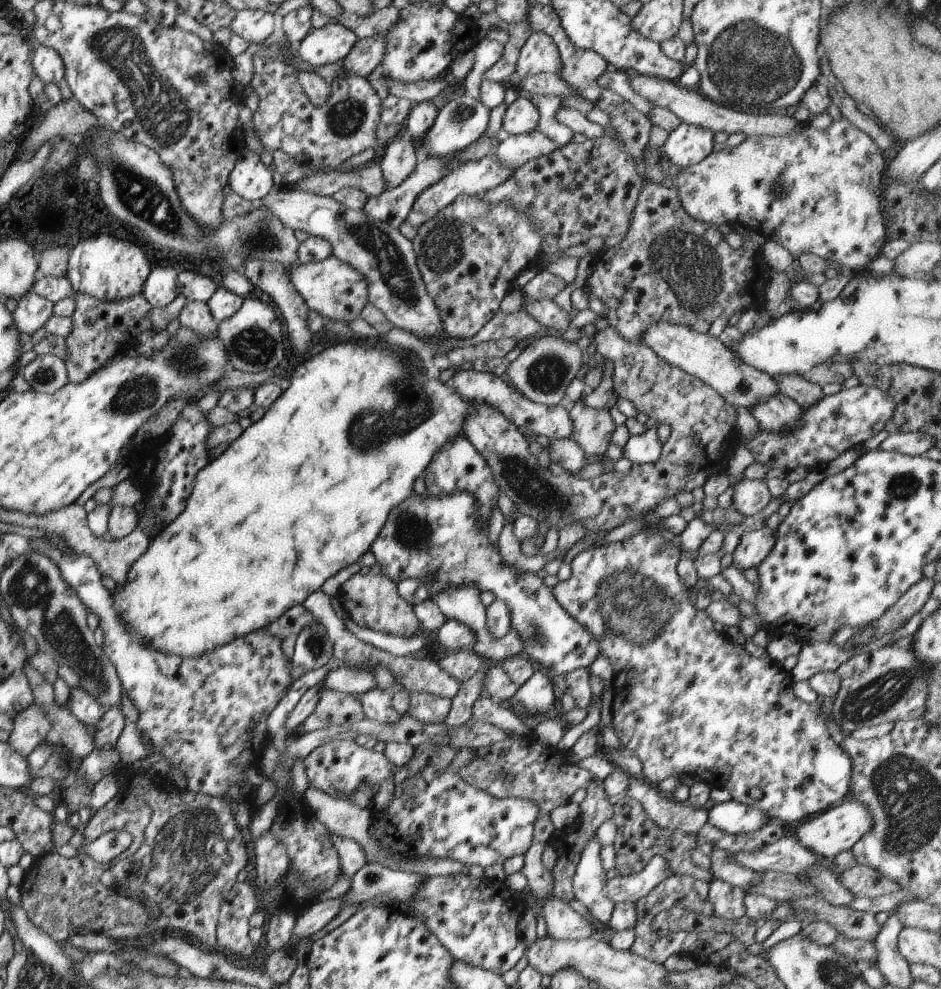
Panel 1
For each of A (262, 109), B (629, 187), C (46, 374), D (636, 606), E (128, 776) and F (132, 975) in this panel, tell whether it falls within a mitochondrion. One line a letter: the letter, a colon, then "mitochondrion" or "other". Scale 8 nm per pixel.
A: other
B: other
C: mitochondrion
D: mitochondrion
E: other
F: mitochondrion

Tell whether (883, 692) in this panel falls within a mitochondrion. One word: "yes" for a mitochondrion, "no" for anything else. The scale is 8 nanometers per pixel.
yes

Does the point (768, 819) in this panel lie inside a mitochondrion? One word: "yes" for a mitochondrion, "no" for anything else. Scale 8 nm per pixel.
no

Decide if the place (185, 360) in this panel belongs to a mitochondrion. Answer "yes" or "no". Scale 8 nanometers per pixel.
yes

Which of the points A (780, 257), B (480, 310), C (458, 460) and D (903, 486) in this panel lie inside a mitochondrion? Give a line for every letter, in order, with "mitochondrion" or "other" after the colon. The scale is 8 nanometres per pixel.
A: other
B: other
C: other
D: mitochondrion

